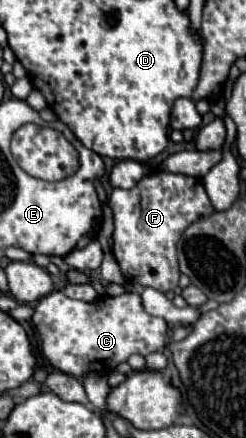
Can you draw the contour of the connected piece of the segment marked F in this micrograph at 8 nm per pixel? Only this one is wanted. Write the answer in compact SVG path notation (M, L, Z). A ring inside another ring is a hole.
M153 172L143 176L131 190L115 188L109 196L109 204L115 218L113 256L119 262L123 276L159 292L175 290L181 274L177 262L177 240L187 226L215 212L203 182L185 174Z

